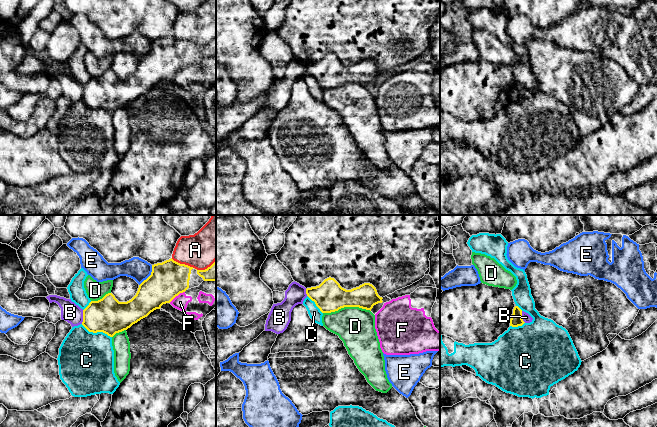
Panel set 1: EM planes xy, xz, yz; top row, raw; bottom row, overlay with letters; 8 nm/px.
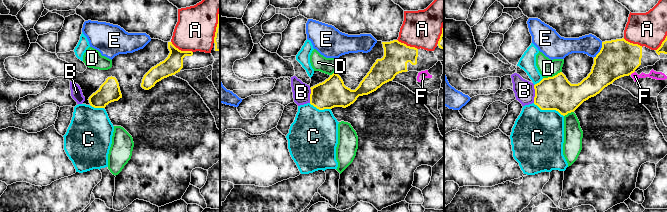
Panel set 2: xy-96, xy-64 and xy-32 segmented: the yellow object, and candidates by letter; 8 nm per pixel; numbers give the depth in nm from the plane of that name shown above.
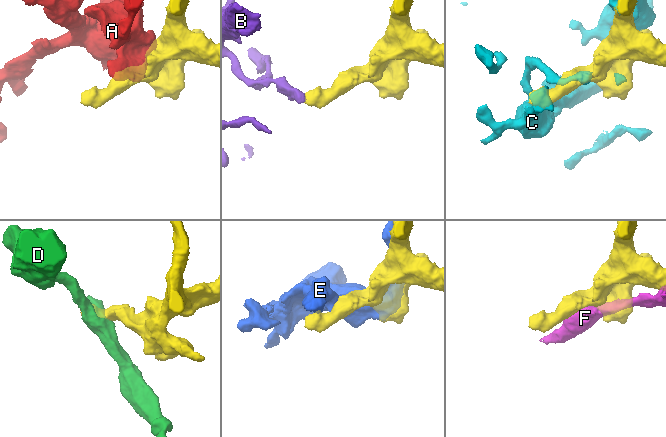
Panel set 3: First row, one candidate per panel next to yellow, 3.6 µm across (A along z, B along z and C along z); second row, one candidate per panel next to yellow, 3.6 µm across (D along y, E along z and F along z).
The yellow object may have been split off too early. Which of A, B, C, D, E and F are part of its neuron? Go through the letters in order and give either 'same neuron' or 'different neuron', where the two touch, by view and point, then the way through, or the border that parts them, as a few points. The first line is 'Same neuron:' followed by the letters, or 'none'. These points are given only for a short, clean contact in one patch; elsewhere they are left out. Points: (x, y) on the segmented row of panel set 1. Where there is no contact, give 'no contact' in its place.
Same neuron: none
A: different neuron | xy (192, 267)
B: different neuron | xy (83, 317) | along xy (83, 310), (83, 321), (81, 323)
C: different neuron | xy (96, 332)
D: different neuron | xz (346, 306)
E: different neuron | xy (150, 275)
F: different neuron | xy (176, 295)

